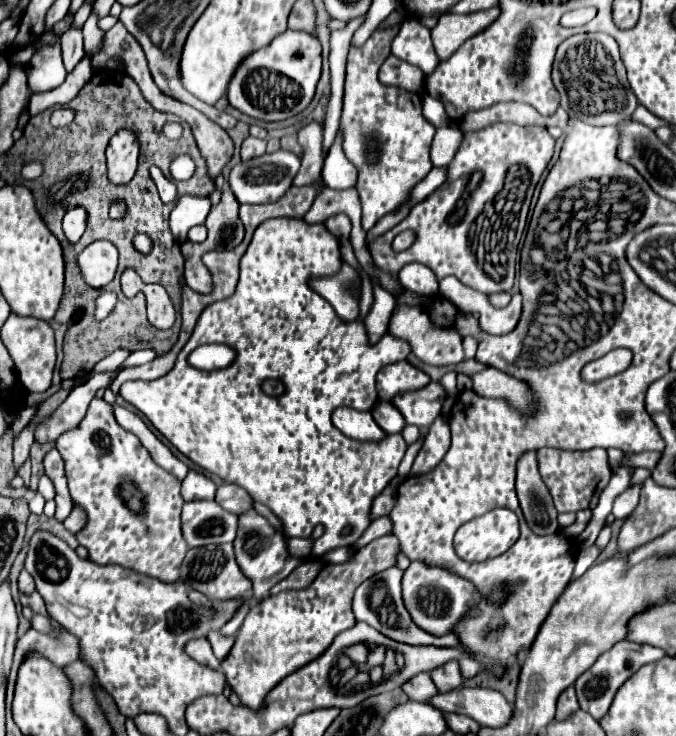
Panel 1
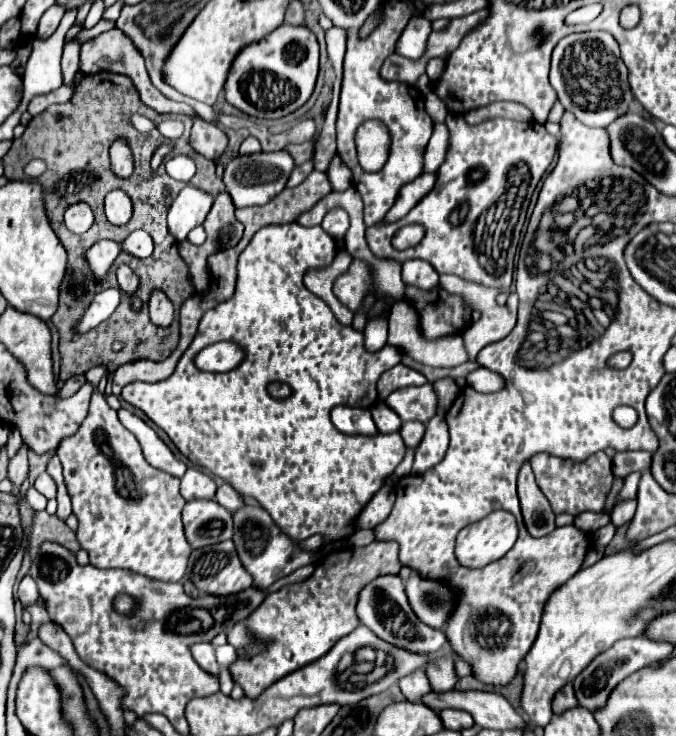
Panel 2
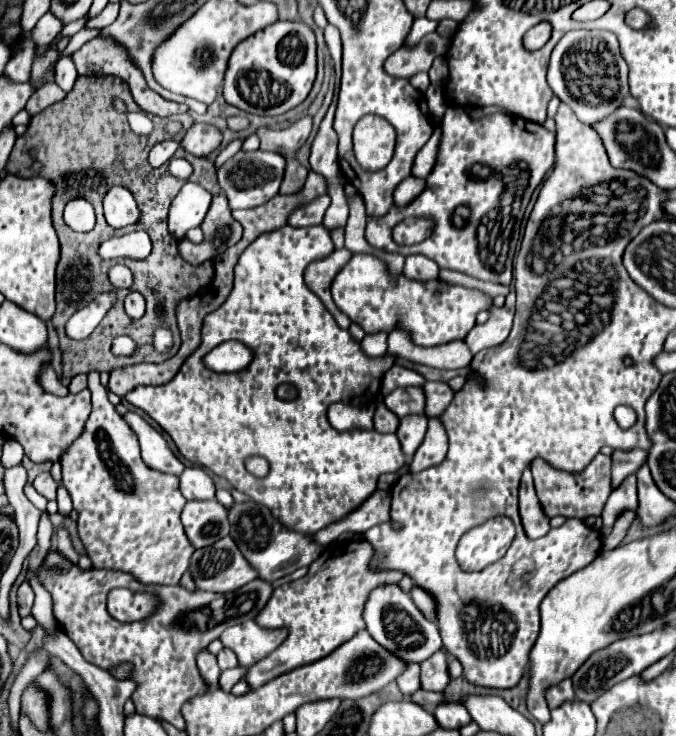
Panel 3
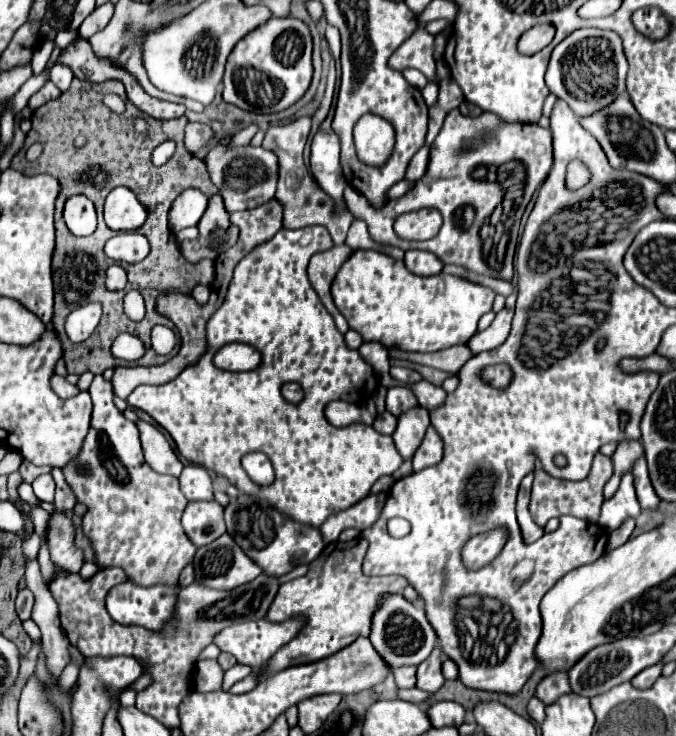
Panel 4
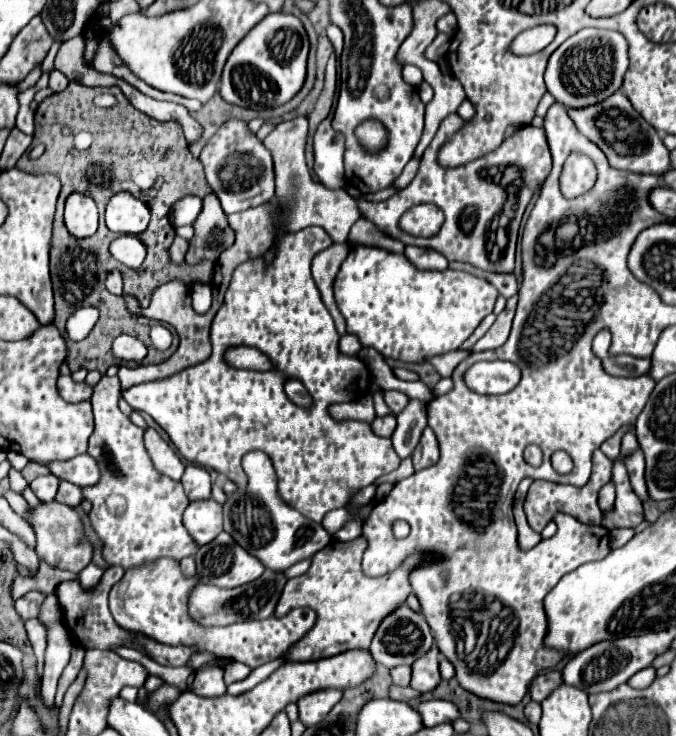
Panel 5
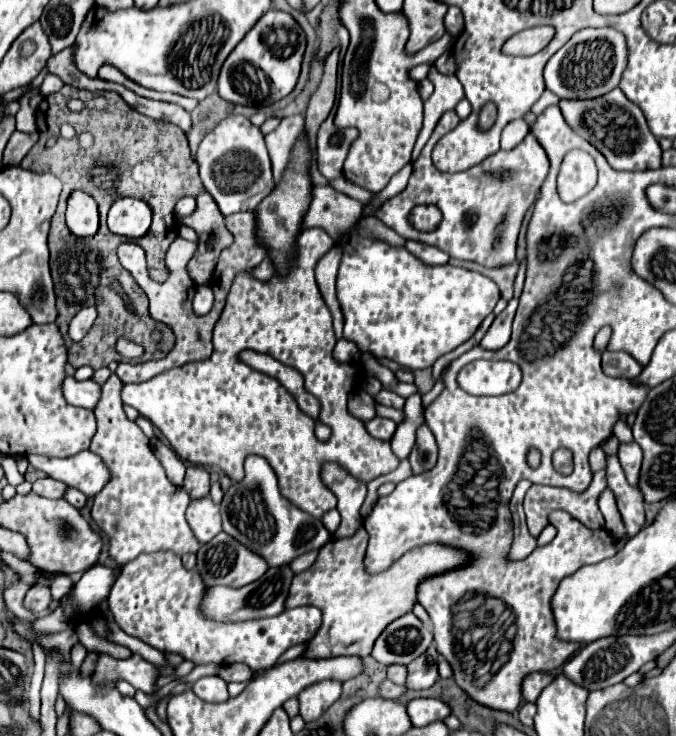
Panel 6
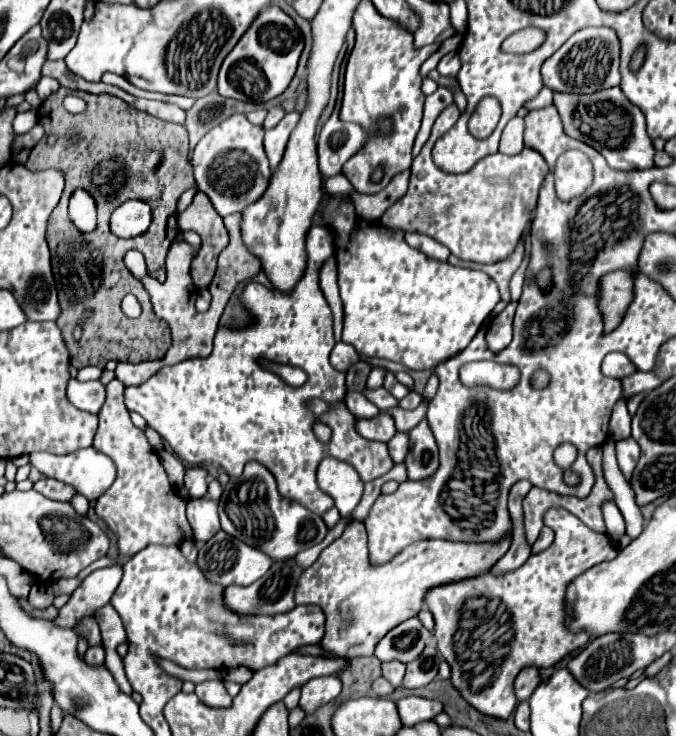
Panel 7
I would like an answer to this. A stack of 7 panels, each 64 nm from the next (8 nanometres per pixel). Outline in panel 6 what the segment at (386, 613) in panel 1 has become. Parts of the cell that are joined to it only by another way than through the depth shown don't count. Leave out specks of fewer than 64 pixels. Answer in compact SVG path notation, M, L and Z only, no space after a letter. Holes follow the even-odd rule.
M408 612L384 628L384 632L374 642L372 656L384 666L410 664L428 650L430 642L430 630L412 612Z

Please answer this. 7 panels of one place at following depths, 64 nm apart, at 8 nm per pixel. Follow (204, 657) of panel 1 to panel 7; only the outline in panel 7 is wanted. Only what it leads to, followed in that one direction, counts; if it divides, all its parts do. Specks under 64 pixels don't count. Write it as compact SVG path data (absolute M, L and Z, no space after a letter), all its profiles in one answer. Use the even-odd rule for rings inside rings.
M206 680L196 684L196 696L206 704L206 706L230 706L232 696L226 692L224 682L218 680Z

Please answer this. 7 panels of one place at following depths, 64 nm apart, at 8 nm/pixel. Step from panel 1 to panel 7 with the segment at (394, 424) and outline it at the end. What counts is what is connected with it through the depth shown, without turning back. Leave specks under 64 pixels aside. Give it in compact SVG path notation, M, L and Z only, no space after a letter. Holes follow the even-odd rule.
M387 412L368 420L356 420L356 428L364 438L378 440L378 442L388 442L396 434L394 420L388 416Z

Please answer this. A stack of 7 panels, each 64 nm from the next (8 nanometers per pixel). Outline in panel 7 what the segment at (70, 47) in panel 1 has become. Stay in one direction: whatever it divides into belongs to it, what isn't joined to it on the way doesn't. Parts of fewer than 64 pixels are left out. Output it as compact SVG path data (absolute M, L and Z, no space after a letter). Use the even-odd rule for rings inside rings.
M44 76L40 82L38 82L38 88L36 88L36 92L38 92L38 96L42 98L42 100L46 100L52 92L56 92L60 88L60 84L58 84L58 80L54 80L54 78L50 78L50 76Z

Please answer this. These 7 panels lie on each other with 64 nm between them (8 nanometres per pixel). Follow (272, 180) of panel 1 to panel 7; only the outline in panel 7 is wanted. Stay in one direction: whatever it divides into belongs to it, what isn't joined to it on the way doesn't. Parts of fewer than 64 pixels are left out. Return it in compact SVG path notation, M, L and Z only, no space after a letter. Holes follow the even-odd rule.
M232 114L196 144L192 154L192 166L198 190L208 194L216 212L222 218L234 212L242 212L248 204L254 204L266 192L272 170L268 166L262 138L262 126L250 124L244 114Z

